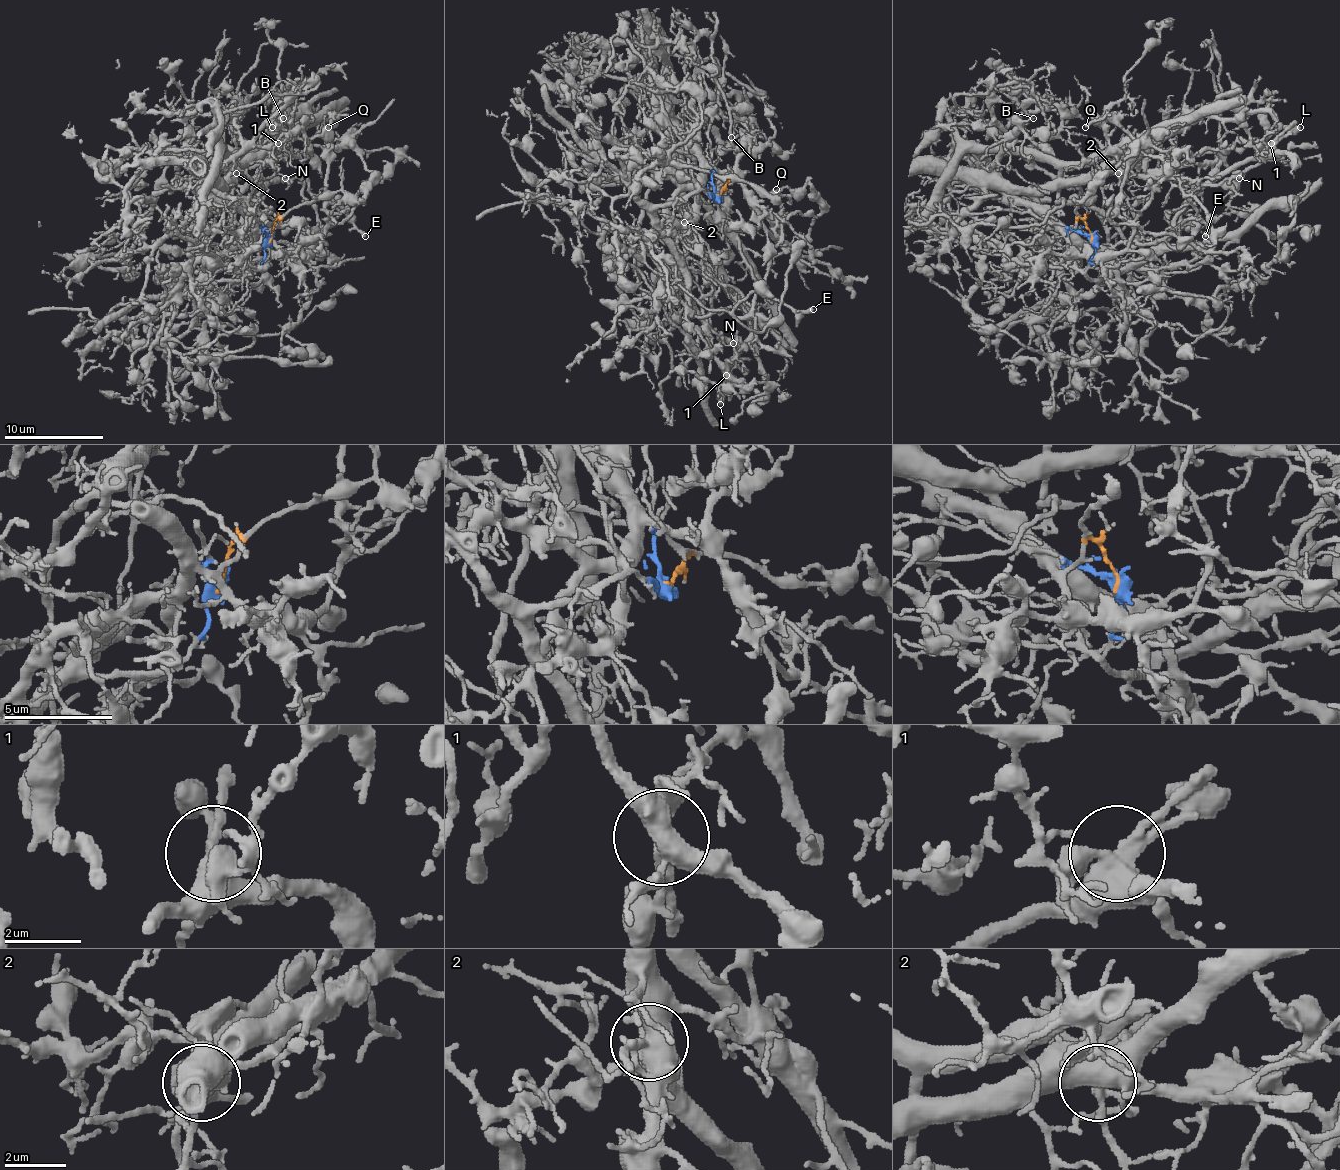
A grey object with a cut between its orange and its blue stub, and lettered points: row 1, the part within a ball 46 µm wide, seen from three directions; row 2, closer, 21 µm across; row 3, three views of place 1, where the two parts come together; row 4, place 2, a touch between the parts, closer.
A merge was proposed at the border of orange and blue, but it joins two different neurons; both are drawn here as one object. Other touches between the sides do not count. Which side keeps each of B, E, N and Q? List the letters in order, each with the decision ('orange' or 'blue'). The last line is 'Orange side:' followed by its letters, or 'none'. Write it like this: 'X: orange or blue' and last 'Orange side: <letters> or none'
B: orange
E: orange
N: orange
Q: orange
Orange side: B, E, N, Q

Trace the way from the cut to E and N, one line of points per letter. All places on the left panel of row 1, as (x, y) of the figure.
E: (271, 238), (278, 221), (263, 233), (221, 196), (221, 183), (241, 163), (288, 146), (313, 193), (366, 236)
N: (271, 238), (278, 221), (263, 233), (221, 196), (236, 173), (256, 181), (253, 191), (278, 173), (286, 178)

